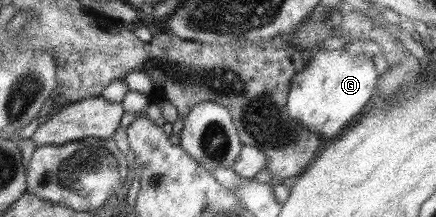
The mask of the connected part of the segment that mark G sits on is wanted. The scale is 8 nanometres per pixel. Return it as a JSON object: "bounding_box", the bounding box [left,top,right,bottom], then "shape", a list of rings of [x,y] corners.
{"bounding_box":[286,49,378,139],"shape":[[[317,49],[305,62],[303,70],[290,79],[289,92],[286,98],[286,114],[299,125],[318,135],[320,139],[333,139],[355,119],[355,115],[363,109],[363,105],[373,99],[378,73],[375,71],[371,55],[358,54],[352,56],[346,49],[325,51]]]}

